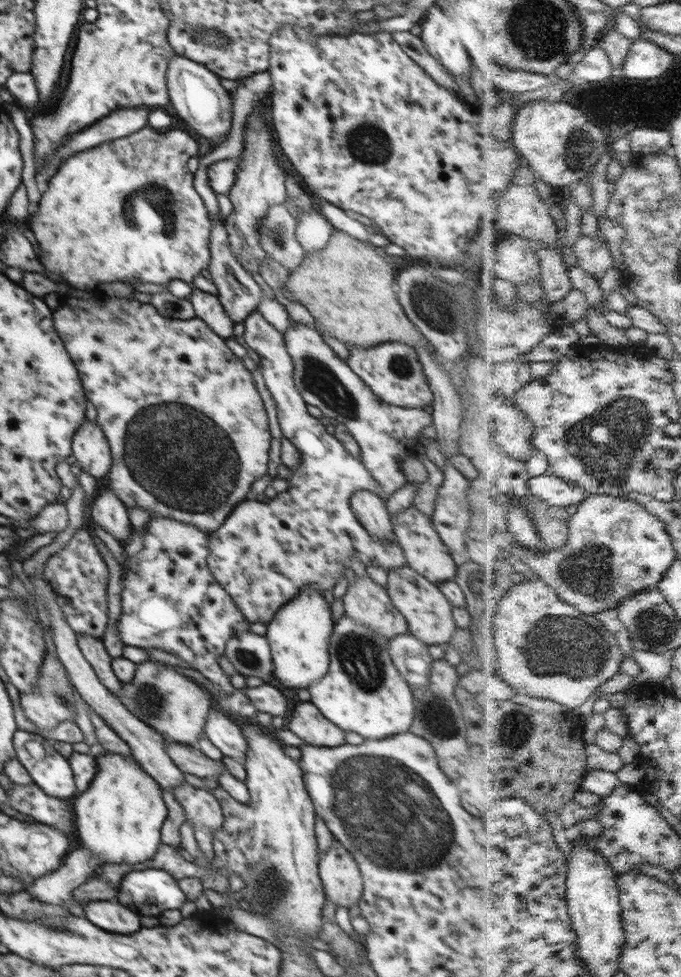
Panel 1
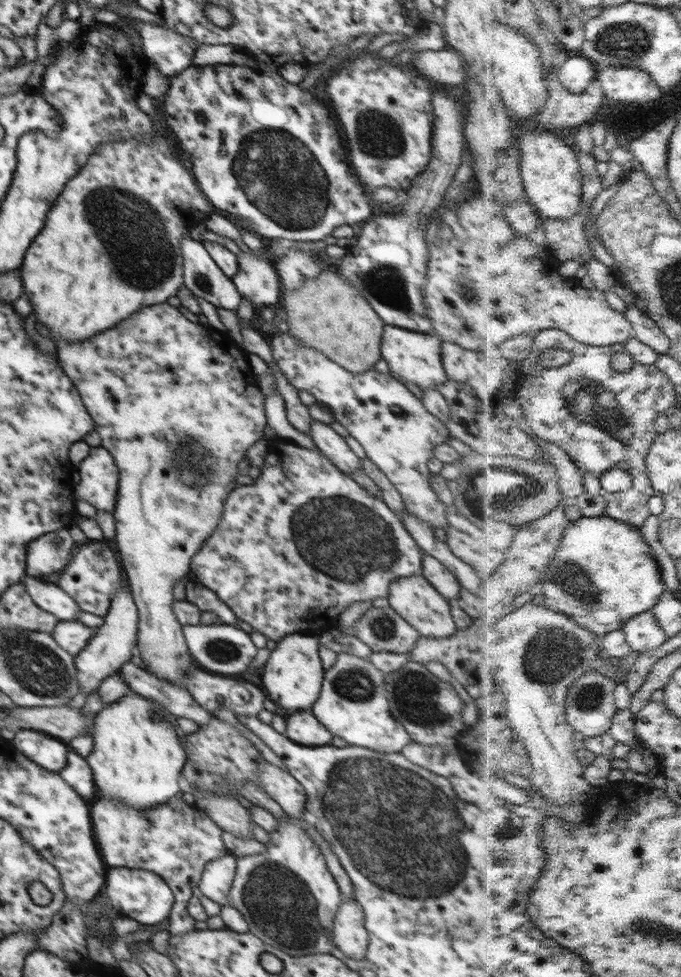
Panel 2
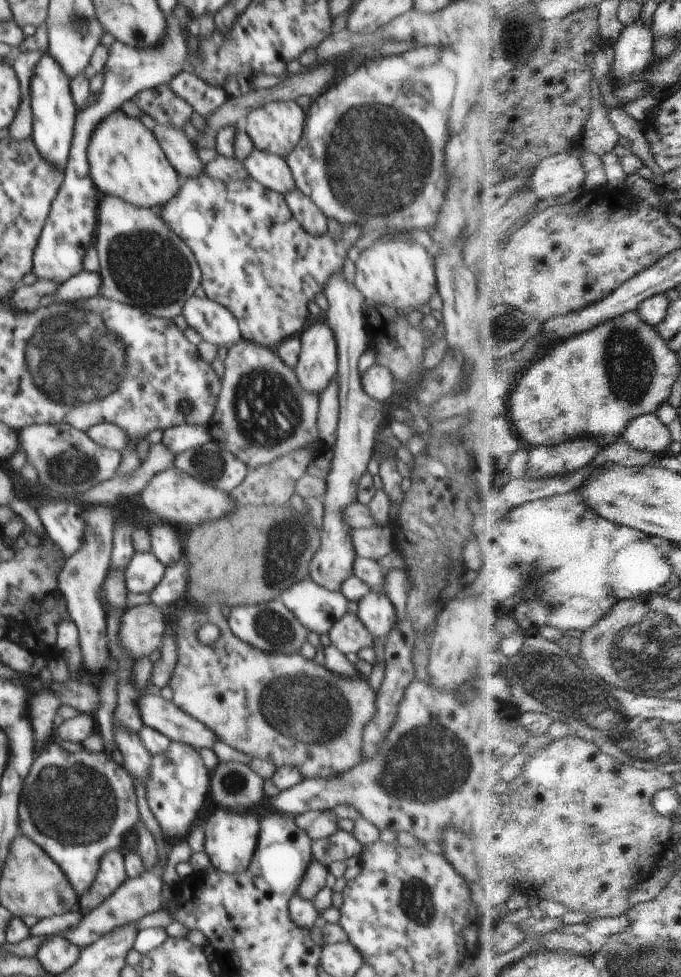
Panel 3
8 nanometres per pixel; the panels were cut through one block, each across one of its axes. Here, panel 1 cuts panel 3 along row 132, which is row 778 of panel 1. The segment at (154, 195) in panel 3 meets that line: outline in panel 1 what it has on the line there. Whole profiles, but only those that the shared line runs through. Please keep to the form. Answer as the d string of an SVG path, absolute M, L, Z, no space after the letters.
M108 751L95 757L97 771L90 786L72 799L75 820L75 834L82 844L101 860L99 872L105 864L127 864L135 869L138 864L151 859L161 845L162 824L168 816L168 809L162 799L163 788L150 776L132 756L122 756Z

